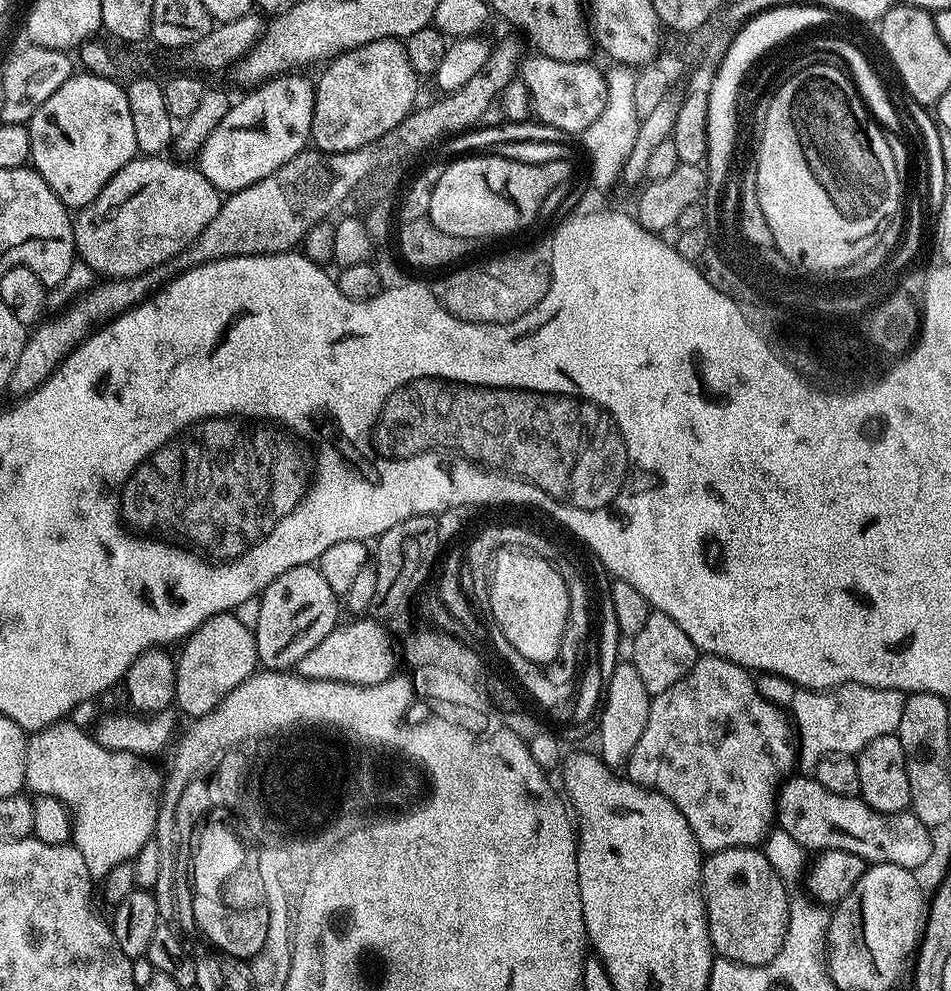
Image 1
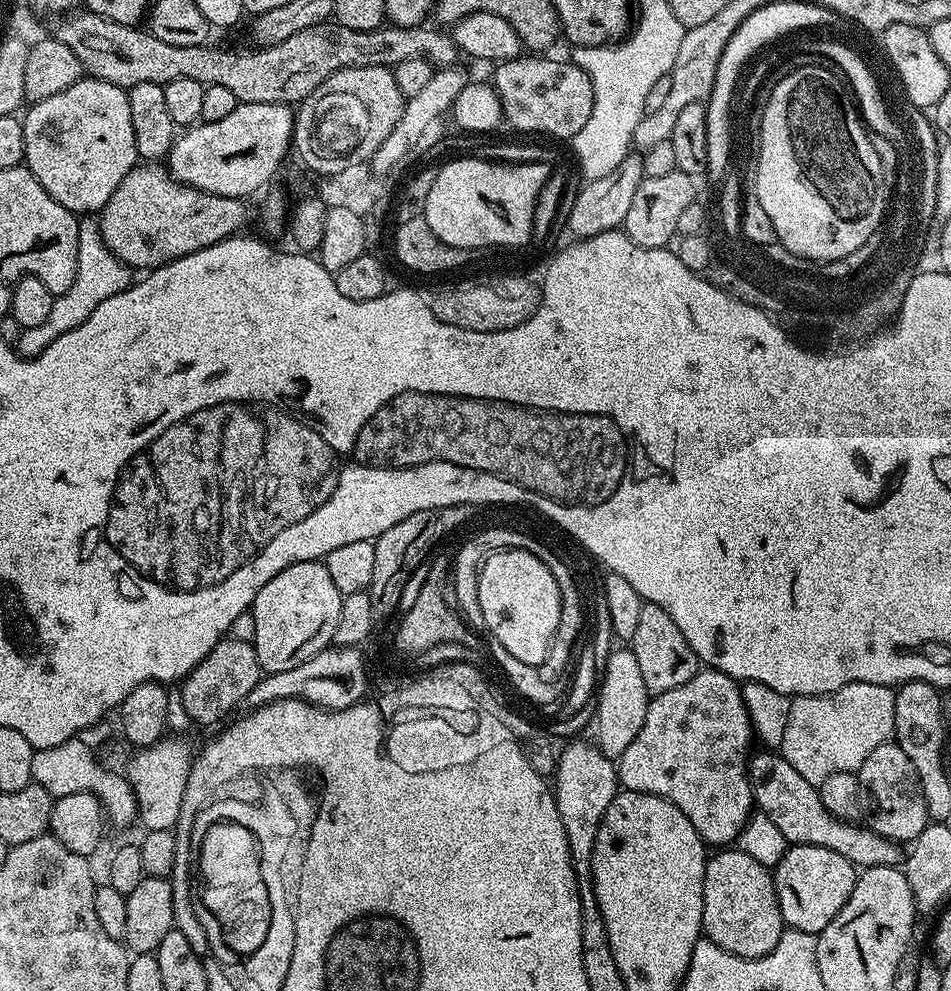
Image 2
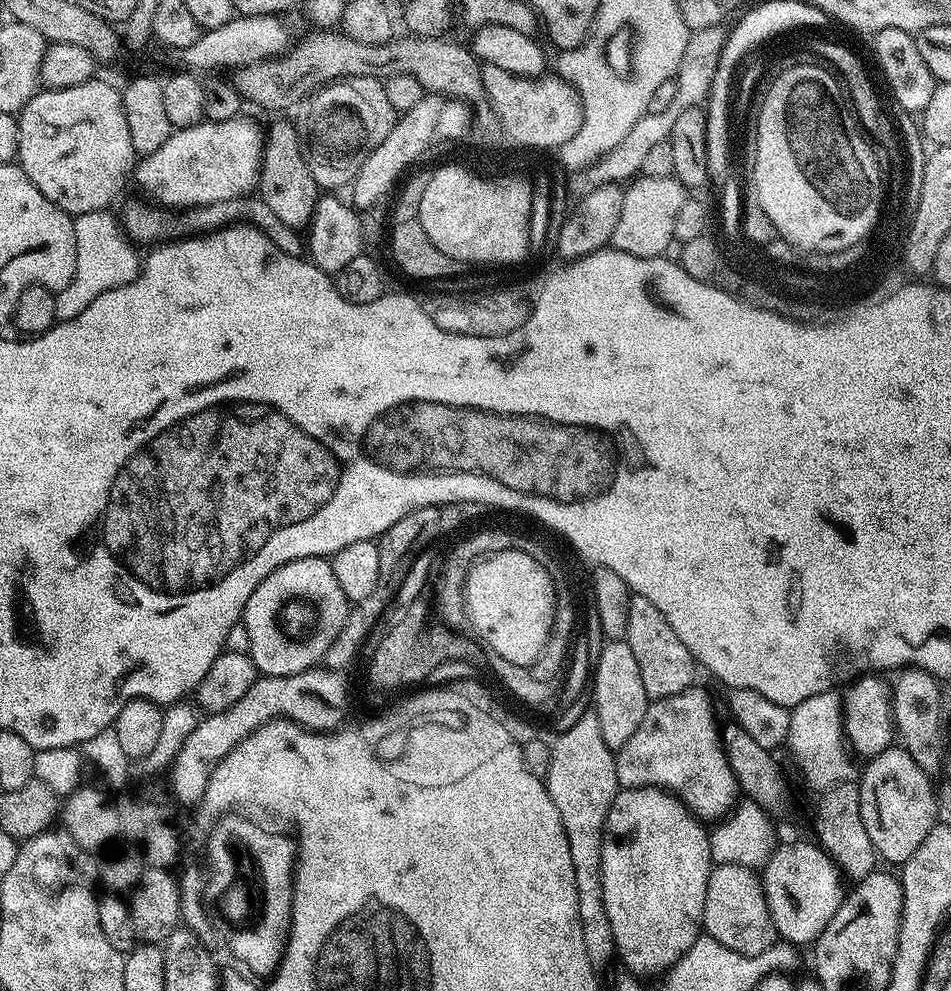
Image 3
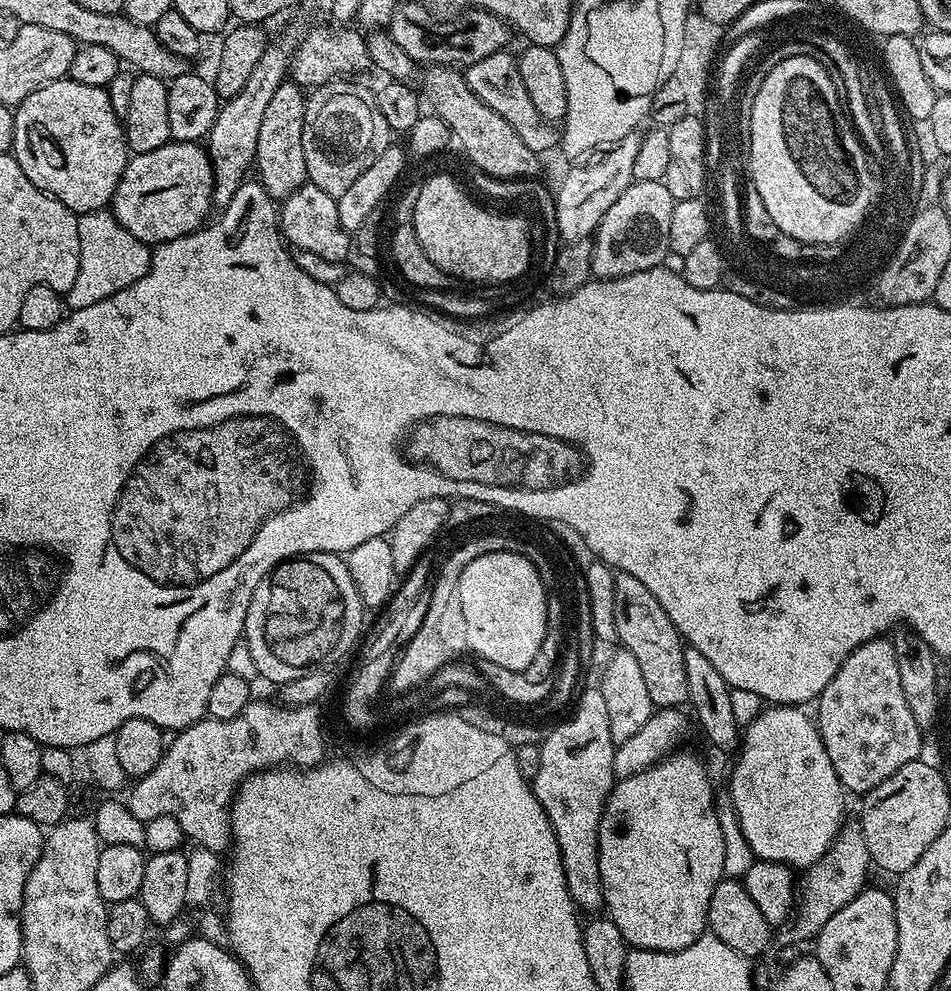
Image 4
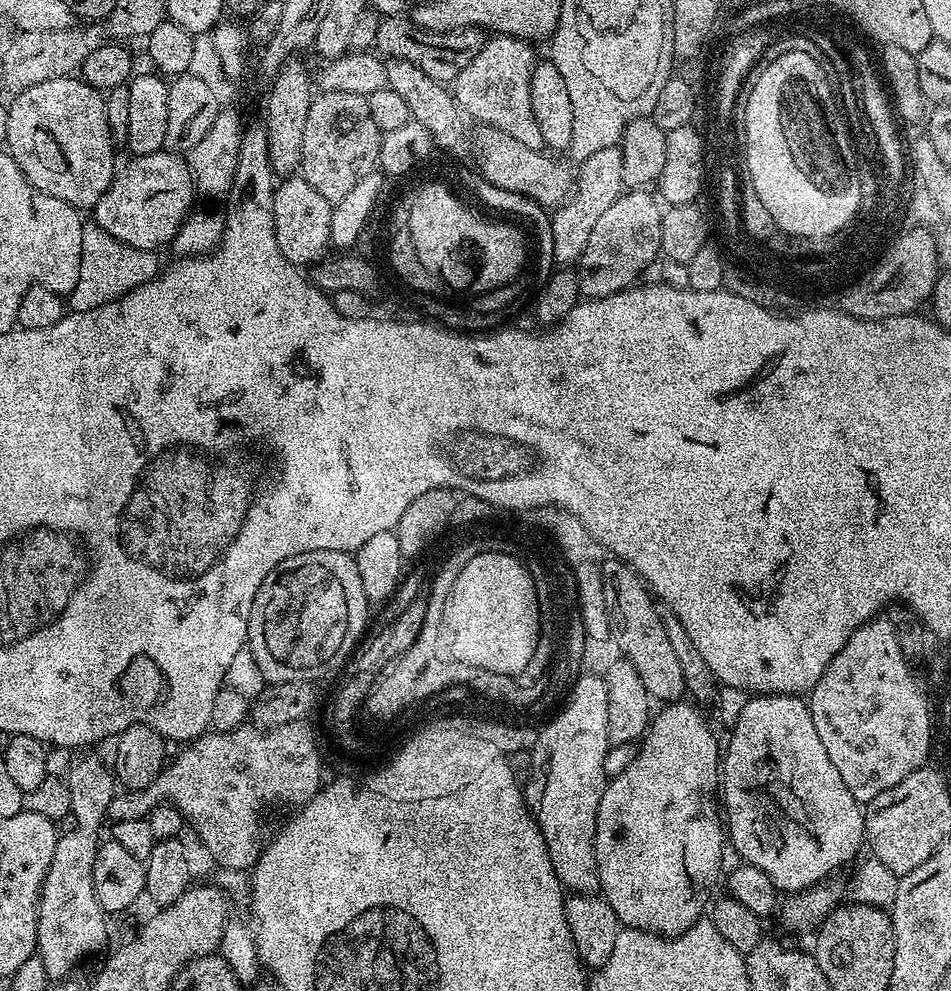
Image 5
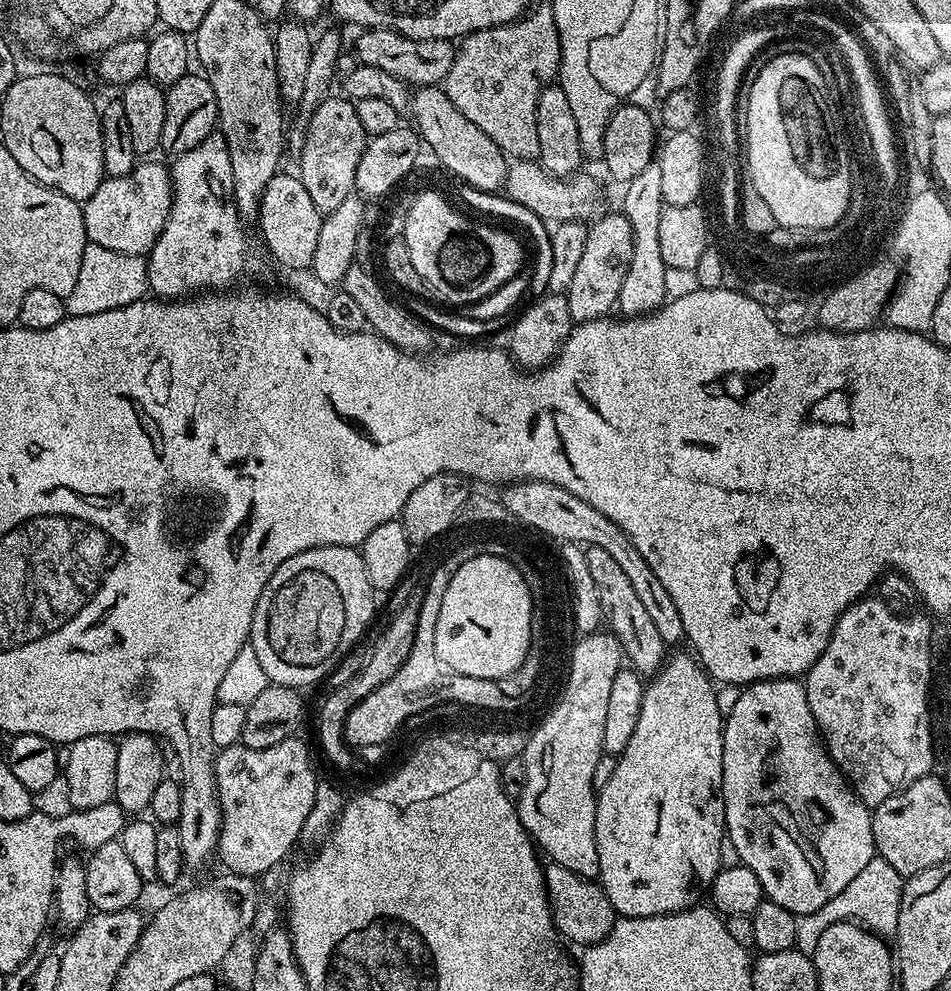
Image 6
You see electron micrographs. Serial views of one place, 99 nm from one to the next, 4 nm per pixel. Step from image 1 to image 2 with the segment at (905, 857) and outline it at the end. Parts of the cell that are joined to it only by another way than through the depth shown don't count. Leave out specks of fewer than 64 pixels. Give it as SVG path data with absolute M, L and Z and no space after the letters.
M772 750L761 751L757 756L755 753L748 761L748 781L752 787L752 799L758 811L766 814L766 818L770 818L770 822L774 822L774 826L778 826L778 830L782 830L782 834L788 840L789 845L826 846L826 850L834 850L834 854L842 854L842 858L846 858L851 864L855 864L861 869L873 868L874 866L896 866L901 863L902 848L897 841L882 838L867 826L859 828L859 823L840 820L835 817L822 804L822 798L817 792L817 785L802 778L802 775L798 774L798 771L794 770L793 766L790 766L782 755Z

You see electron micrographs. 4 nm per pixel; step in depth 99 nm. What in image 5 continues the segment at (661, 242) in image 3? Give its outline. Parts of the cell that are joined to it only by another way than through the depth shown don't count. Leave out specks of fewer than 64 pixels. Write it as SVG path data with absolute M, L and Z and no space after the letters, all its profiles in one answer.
M628 190L621 194L620 197L613 202L613 204L606 209L598 217L598 223L595 224L593 232L590 233L590 238L586 241L586 250L580 256L578 261L578 275L580 277L580 295L584 298L599 298L601 296L609 296L610 294L614 294L615 292L622 292L625 288L629 287L633 283L632 280L635 276L640 276L644 271L647 270L648 267L651 266L652 263L655 262L656 256L661 255L660 243L662 242L662 218L664 217L665 209L662 207L661 201L657 199L655 195L651 196L651 191L648 190Z

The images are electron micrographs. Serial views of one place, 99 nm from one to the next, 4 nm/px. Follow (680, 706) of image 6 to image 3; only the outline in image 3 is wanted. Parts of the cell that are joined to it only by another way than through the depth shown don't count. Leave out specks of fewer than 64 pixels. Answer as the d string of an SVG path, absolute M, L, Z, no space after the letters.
M663 788L617 791L604 823L602 890L610 930L614 930L616 956L627 971L663 974L678 963L702 935L706 886L714 867L709 835L709 829L693 816L692 809Z

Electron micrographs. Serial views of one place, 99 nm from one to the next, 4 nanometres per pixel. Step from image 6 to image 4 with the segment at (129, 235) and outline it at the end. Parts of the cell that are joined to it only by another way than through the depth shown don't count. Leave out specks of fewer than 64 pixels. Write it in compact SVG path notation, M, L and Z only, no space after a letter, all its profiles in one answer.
M169 142L158 146L158 150L135 153L124 167L110 205L116 221L126 230L130 230L134 238L149 246L190 235L209 219L208 211L213 211L213 208L212 161L209 160L207 151L196 142Z

